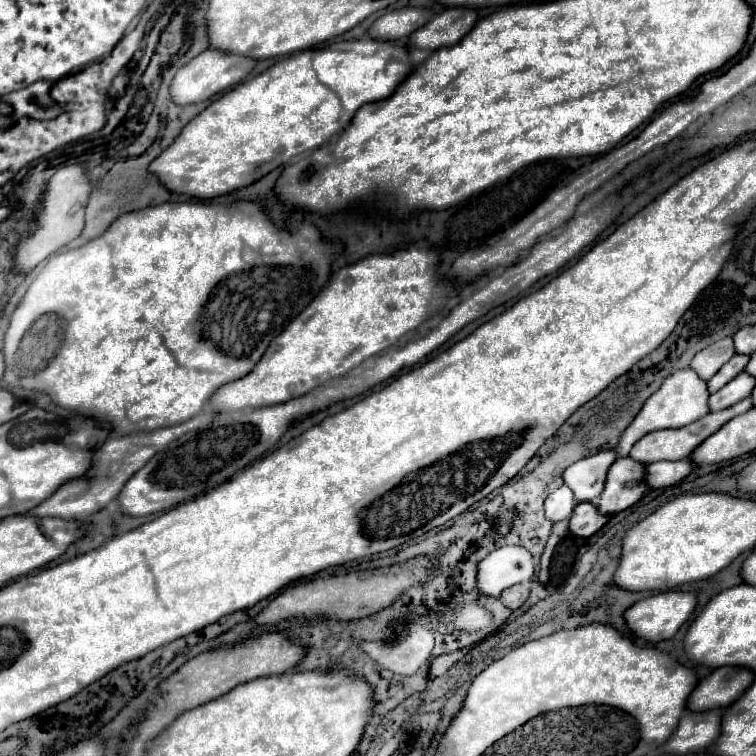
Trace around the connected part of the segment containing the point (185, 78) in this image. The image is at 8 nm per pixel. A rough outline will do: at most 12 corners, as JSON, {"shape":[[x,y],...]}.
{"shape":[[205,50],[177,70],[177,106],[239,84],[255,60]]}

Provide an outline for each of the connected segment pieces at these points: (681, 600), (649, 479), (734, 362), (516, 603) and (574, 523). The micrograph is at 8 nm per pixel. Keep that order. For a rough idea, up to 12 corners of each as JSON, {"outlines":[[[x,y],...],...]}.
{"outlines":[[[661,592],[625,610],[641,640],[669,640],[695,610],[695,594]],[[653,462],[645,466],[647,488],[667,488],[693,470],[693,462]],[[735,354],[709,382],[709,392],[745,370],[749,356]],[[529,584],[503,590],[499,600],[517,610],[529,598]],[[577,504],[569,530],[589,538],[609,518],[593,504]]]}

